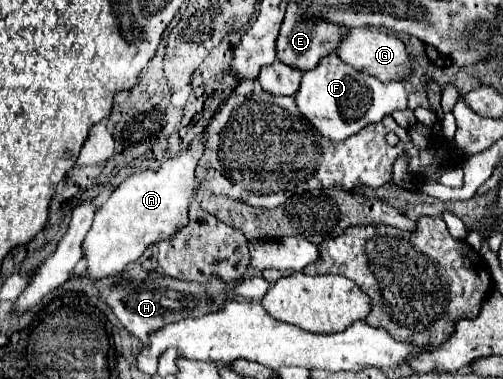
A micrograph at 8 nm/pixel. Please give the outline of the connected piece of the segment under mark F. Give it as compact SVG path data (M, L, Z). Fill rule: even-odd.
M338 53L324 55L320 63L304 71L302 85L296 93L296 105L300 113L318 129L318 133L330 141L344 141L370 123L378 123L384 115L396 109L408 107L408 91L404 83L382 83L348 63L338 59Z

